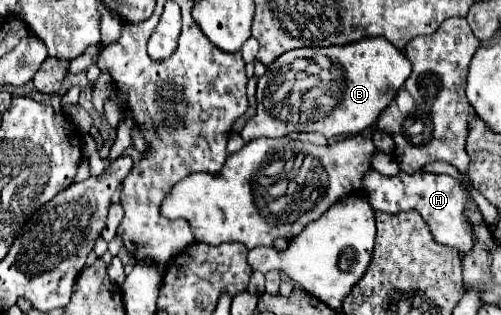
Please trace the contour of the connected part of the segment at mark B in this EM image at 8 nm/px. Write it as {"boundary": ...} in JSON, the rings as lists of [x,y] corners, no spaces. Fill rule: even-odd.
{"boundary":[[[364,38],[364,40],[358,40],[358,42],[350,42],[350,44],[344,44],[344,46],[326,46],[326,48],[298,48],[296,52],[288,52],[288,54],[292,54],[290,56],[290,66],[296,66],[296,92],[292,90],[292,84],[290,84],[290,92],[288,92],[288,88],[286,88],[286,78],[284,78],[284,86],[280,88],[280,78],[276,78],[276,72],[270,72],[270,70],[274,70],[274,68],[268,68],[268,72],[258,80],[258,92],[256,92],[256,98],[258,98],[258,110],[256,110],[256,116],[254,118],[250,118],[248,122],[246,122],[246,126],[244,126],[244,130],[240,132],[242,134],[242,138],[246,140],[246,142],[250,142],[250,140],[256,140],[256,138],[262,138],[262,136],[268,136],[268,138],[280,138],[280,136],[288,136],[290,132],[320,132],[320,134],[324,134],[326,138],[334,138],[334,136],[344,136],[344,134],[358,134],[358,132],[362,132],[364,128],[368,128],[368,126],[372,126],[374,122],[376,122],[376,118],[378,118],[378,114],[394,100],[394,94],[400,90],[400,86],[406,82],[406,78],[410,76],[410,72],[412,72],[412,64],[408,62],[408,58],[404,56],[404,52],[400,52],[394,44],[390,44],[386,38]],[[290,94],[294,94],[292,98],[296,98],[296,108],[290,108]]]}

